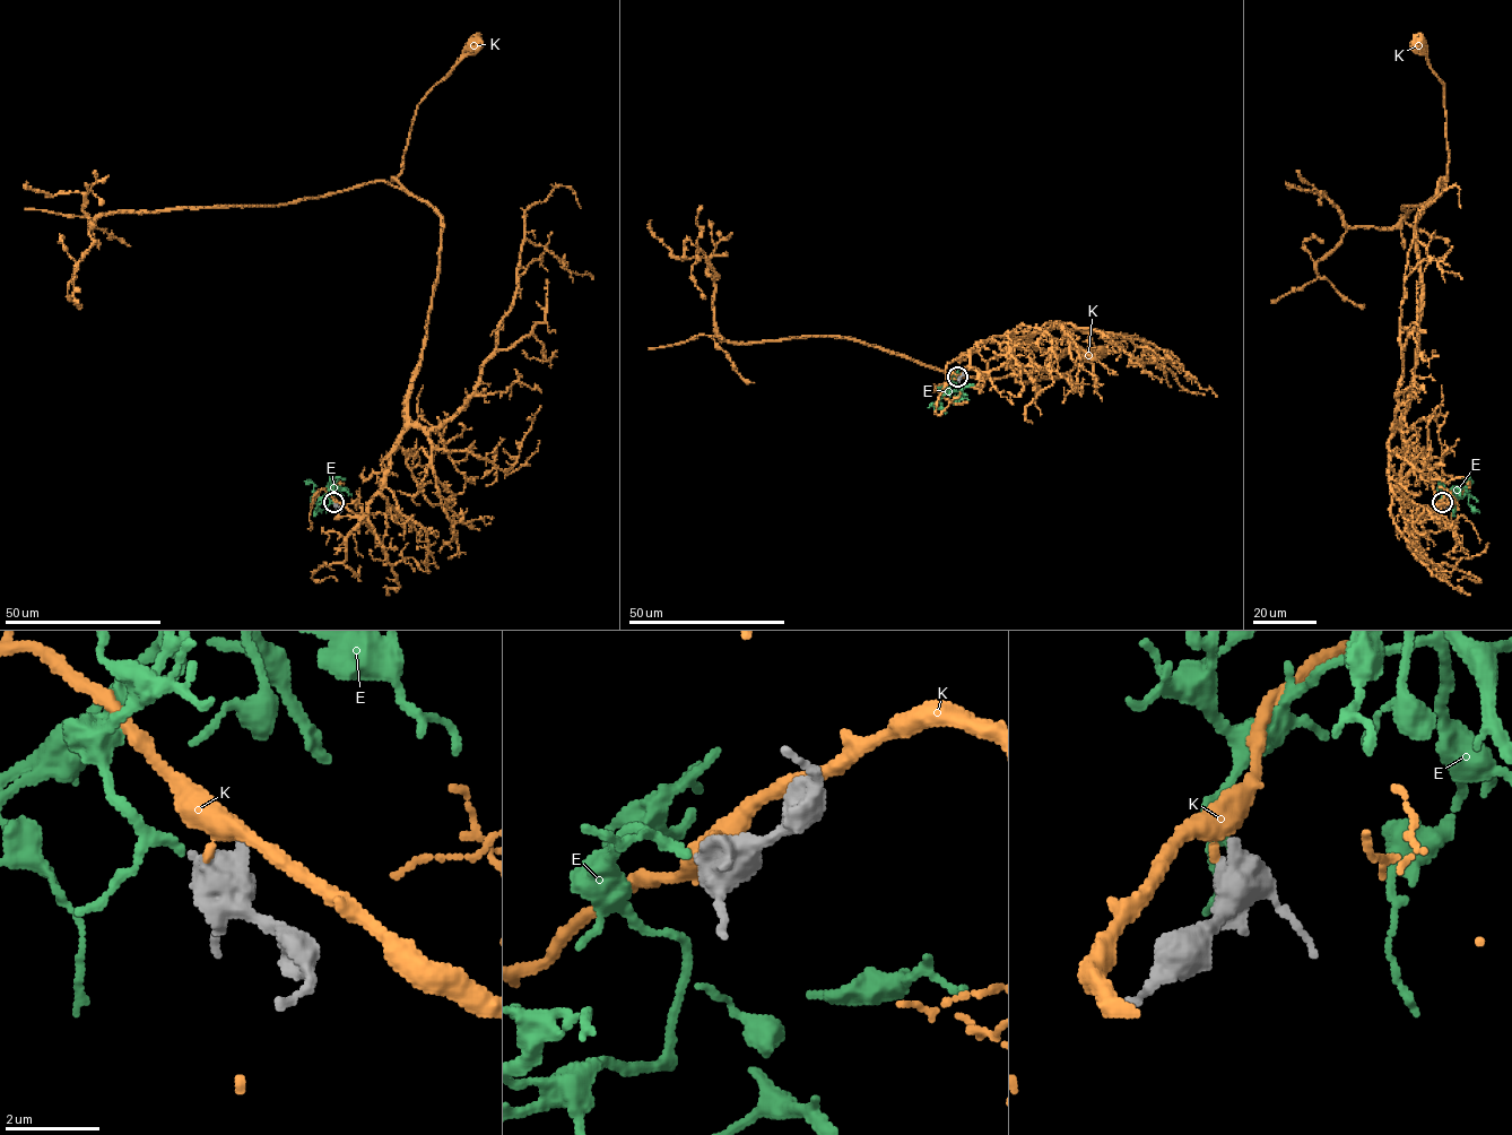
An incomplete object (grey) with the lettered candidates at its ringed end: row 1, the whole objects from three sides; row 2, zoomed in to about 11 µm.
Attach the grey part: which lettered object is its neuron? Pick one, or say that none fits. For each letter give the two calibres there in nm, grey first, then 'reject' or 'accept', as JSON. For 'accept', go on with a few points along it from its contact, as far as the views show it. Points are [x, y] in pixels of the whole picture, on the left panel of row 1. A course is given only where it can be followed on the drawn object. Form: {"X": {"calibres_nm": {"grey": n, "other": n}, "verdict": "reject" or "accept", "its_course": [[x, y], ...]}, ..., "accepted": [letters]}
{"E": {"calibres_nm": {"grey": 440, "other": 140}, "verdict": "accept", "its_course": [[332, 503], [328, 495], [332, 488], [320, 497], [314, 493], [313, 499], [321, 513]]}, "K": {"calibres_nm": {"grey": 600, "other": 240}, "verdict": "reject"}, "accepted": ["E"]}

